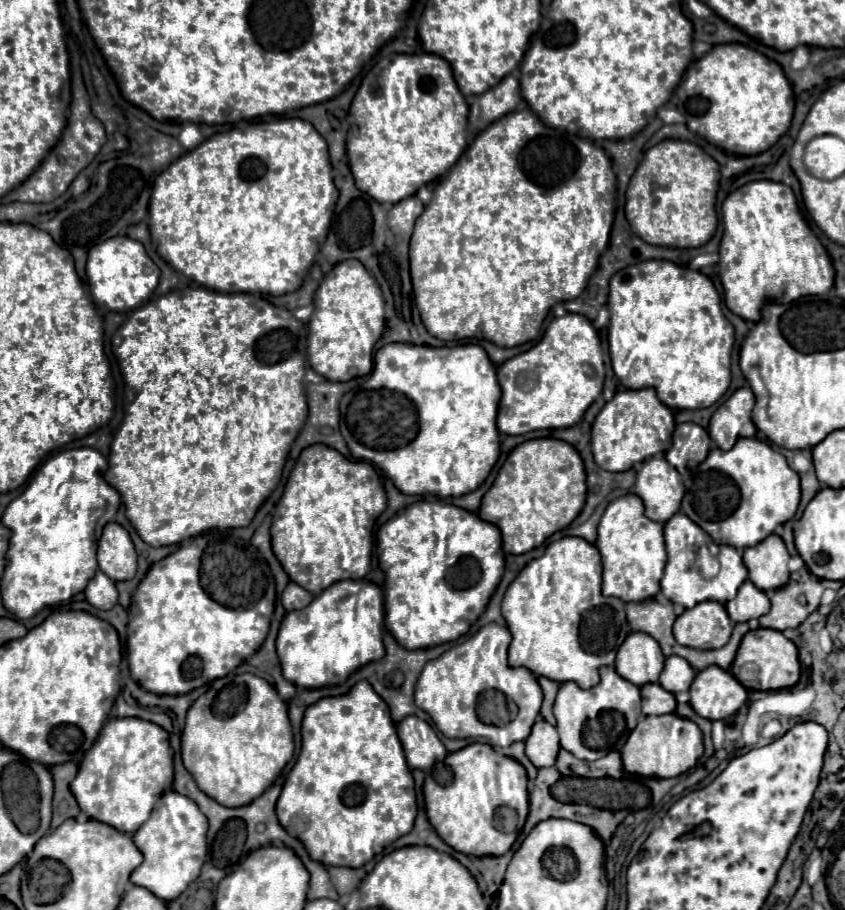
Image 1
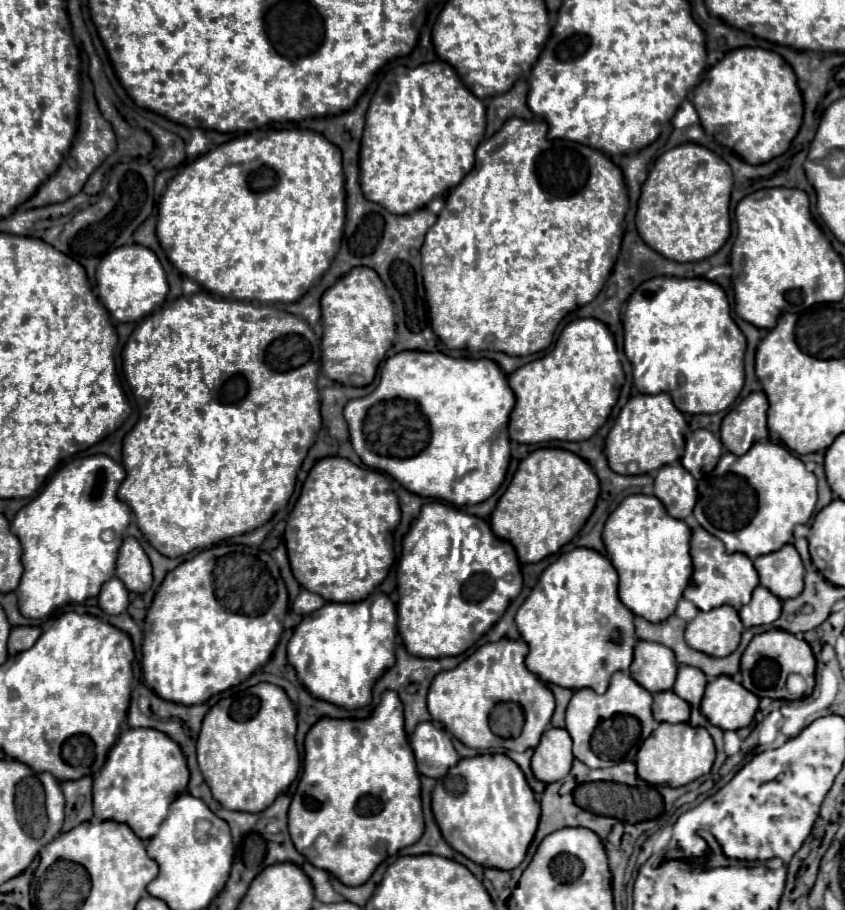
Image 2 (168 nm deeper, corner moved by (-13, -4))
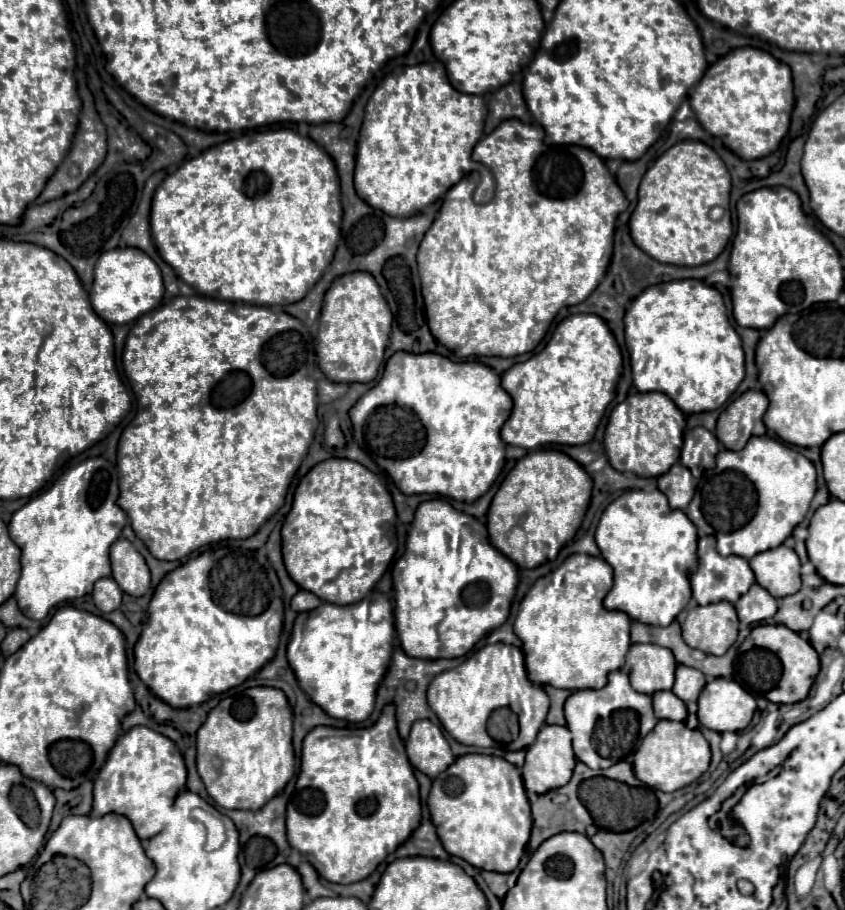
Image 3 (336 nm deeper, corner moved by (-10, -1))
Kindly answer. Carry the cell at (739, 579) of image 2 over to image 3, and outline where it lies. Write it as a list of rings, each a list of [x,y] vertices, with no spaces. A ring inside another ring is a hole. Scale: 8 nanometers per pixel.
[[[705,535],[699,539],[699,567],[695,573],[691,573],[691,587],[693,587],[693,599],[699,605],[709,605],[715,601],[729,601],[735,603],[747,589],[755,583],[755,573],[749,567],[749,561],[737,555],[723,557],[715,549],[715,537]]]

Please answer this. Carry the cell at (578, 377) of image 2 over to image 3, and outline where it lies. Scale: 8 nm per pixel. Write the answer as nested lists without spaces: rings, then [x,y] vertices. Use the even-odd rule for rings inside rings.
[[[579,313],[563,319],[543,351],[501,375],[503,389],[513,399],[511,417],[503,425],[503,441],[525,449],[547,443],[583,445],[591,441],[613,399],[621,363],[619,345],[601,317]]]

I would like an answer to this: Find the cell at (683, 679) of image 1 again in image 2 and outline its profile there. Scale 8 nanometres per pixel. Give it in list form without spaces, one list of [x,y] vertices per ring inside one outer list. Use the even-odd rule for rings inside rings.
[[[680,666],[678,668],[678,680],[674,684],[674,692],[686,700],[688,704],[700,704],[702,696],[704,696],[704,688],[706,688],[706,676],[702,676],[702,672],[698,672],[698,668],[690,668],[690,666]]]

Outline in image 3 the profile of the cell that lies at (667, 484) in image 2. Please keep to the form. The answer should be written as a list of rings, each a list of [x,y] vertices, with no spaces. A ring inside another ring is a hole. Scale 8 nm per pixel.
[[[675,463],[667,473],[657,477],[657,487],[669,499],[671,509],[685,511],[693,498],[691,471],[681,463]]]

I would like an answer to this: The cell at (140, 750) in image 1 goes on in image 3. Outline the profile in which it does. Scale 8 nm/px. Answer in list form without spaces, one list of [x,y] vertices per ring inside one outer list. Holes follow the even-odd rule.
[[[133,727],[117,739],[107,761],[97,773],[93,789],[93,809],[99,809],[99,805],[103,805],[103,815],[125,815],[133,823],[137,837],[149,839],[163,829],[165,811],[173,805],[177,793],[185,789],[185,777],[187,771],[183,755],[169,737],[149,727]]]

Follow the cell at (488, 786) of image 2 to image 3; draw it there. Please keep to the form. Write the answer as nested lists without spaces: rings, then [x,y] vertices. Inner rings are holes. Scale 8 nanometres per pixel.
[[[463,755],[447,767],[439,777],[433,779],[433,787],[427,799],[427,807],[437,829],[437,835],[447,853],[465,859],[473,867],[497,873],[511,873],[525,851],[531,833],[531,807],[523,787],[521,773],[515,765],[503,757],[493,755]]]

